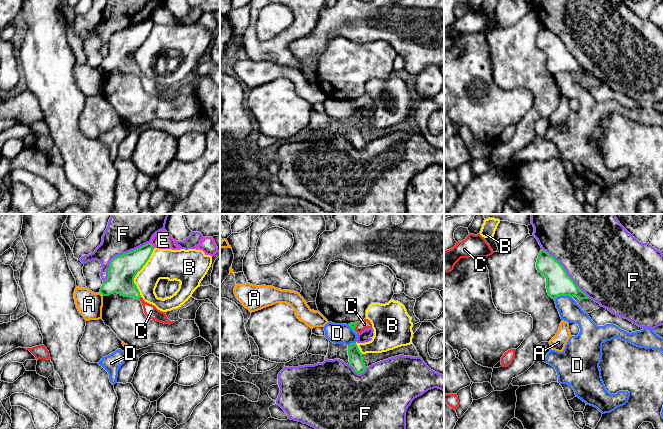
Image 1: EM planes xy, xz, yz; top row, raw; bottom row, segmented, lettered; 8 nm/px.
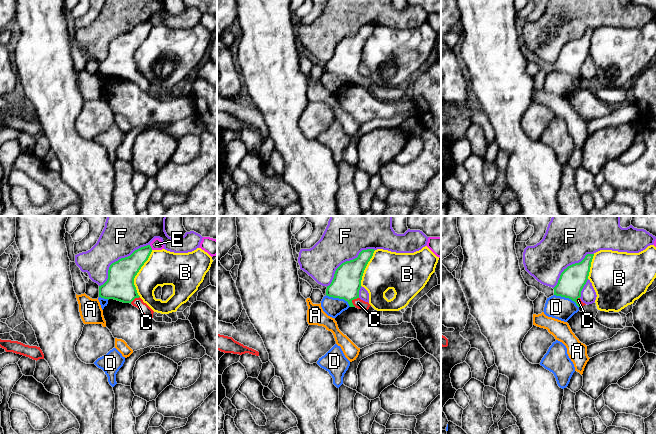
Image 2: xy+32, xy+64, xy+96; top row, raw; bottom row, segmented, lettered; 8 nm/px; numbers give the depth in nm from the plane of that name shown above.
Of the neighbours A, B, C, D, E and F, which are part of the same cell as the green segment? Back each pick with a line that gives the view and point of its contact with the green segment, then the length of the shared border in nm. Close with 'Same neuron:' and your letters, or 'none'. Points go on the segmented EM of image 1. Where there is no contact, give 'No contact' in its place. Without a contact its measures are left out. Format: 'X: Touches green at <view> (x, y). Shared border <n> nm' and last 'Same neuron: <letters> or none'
C: Touches green at xy (139, 298). Shared border 40 nm
Same neuron: C

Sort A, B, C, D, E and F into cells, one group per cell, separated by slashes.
A / B / C / D / E / F

